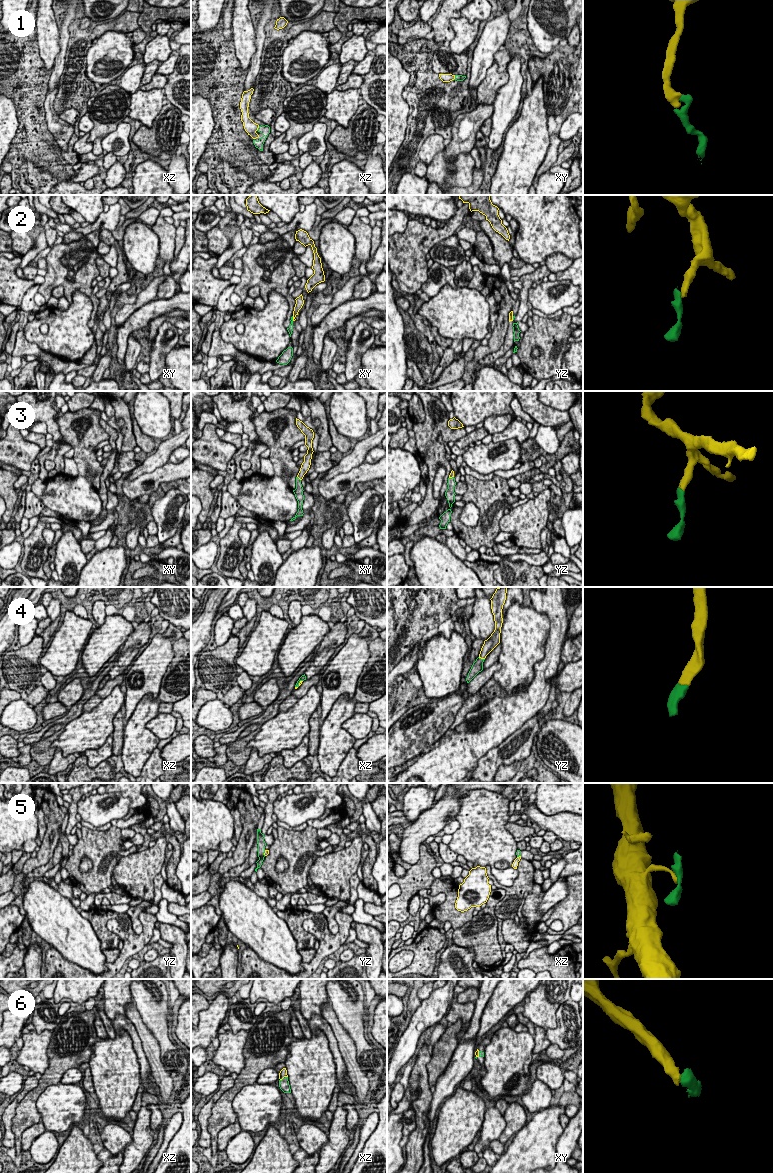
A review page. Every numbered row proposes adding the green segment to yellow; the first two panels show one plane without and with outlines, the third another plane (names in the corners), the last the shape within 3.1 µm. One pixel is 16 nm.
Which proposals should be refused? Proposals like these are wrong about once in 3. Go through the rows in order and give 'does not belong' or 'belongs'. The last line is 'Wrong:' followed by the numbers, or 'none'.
1: belongs
2: does not belong
3: belongs
4: belongs
5: does not belong
6: belongs
Wrong: 2, 5

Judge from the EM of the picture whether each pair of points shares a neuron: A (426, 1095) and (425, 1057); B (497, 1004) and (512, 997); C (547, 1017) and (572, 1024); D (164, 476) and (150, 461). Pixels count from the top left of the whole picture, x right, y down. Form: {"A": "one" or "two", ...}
{"A": "one", "B": "one", "C": "two", "D": "two"}

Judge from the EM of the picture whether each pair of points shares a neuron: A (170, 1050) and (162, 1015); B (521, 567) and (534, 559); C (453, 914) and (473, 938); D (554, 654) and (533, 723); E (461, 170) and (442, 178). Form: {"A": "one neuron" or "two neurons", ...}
{"A": "one neuron", "B": "two neurons", "C": "two neurons", "D": "two neurons", "E": "one neuron"}

